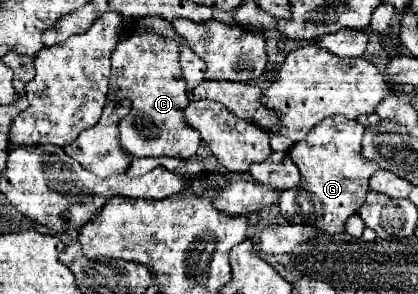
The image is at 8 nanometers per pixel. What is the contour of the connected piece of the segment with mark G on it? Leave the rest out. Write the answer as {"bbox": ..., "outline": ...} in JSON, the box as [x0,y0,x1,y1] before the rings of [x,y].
{"bbox":[280,115,378,235],"outline":[[[330,115],[322,119],[312,131],[292,147],[290,157],[300,169],[302,181],[298,189],[284,191],[280,195],[280,211],[288,223],[312,225],[324,233],[336,235],[344,231],[344,223],[350,215],[358,213],[366,193],[370,191],[368,179],[378,169],[376,163],[368,163],[360,155],[360,143],[364,125],[344,115]]]}

